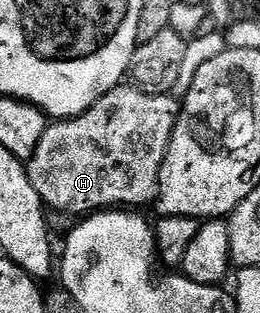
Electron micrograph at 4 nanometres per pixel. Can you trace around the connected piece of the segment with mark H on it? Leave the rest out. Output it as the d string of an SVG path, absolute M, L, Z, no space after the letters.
M118 86L103 94L83 114L70 120L53 120L39 138L35 154L28 160L31 186L39 194L46 209L70 212L73 218L102 210L117 210L124 206L129 210L140 209L140 204L152 205L157 199L159 170L171 142L173 128L177 124L179 100L176 95L152 96L135 86Z

